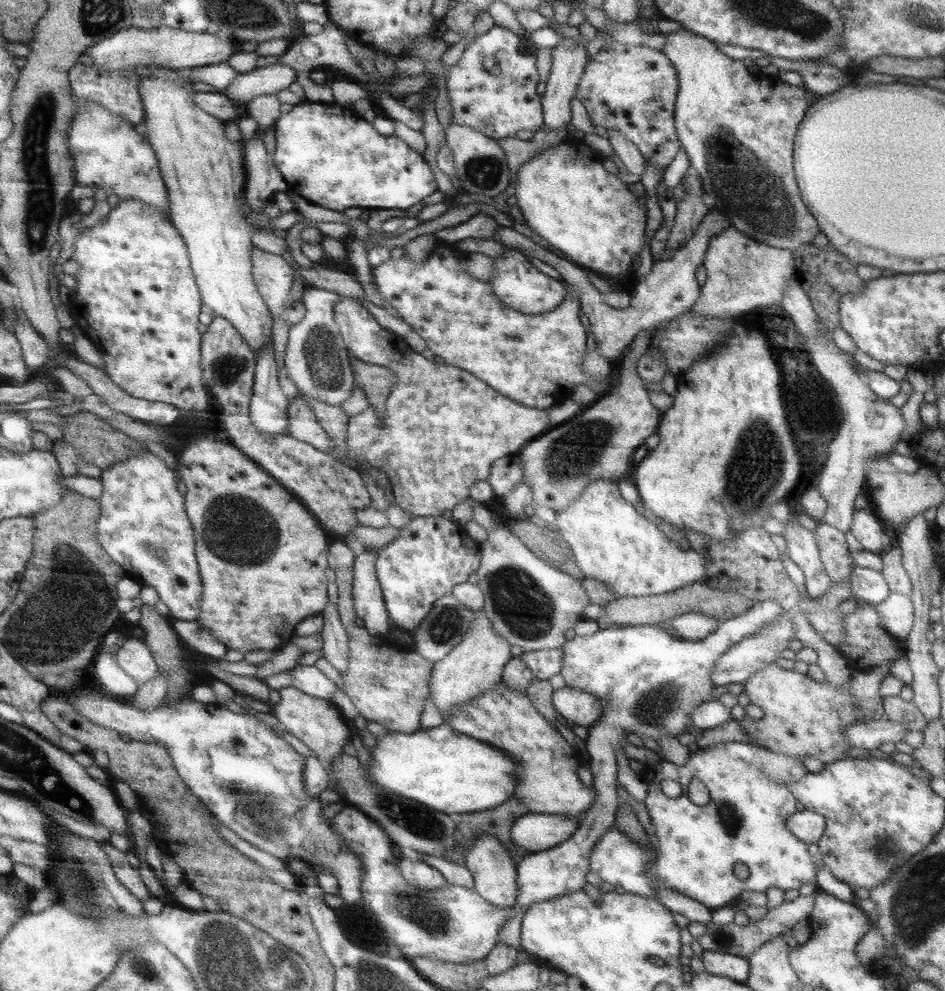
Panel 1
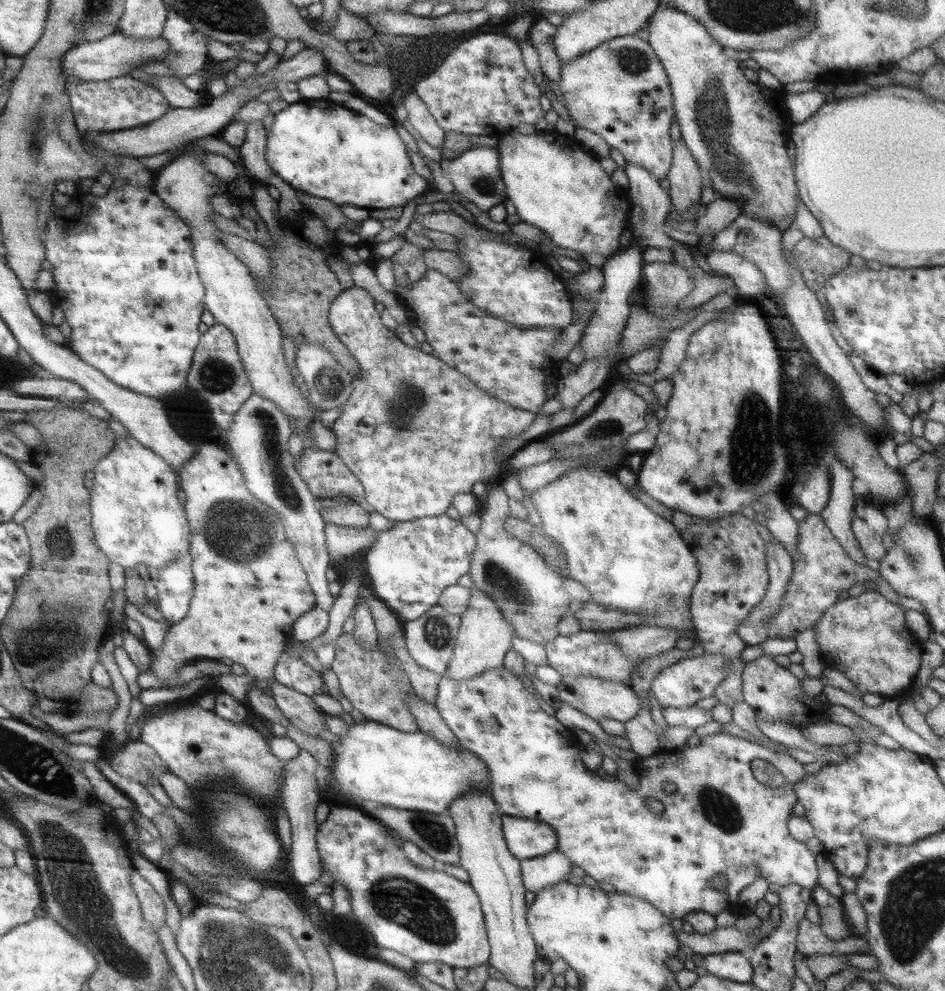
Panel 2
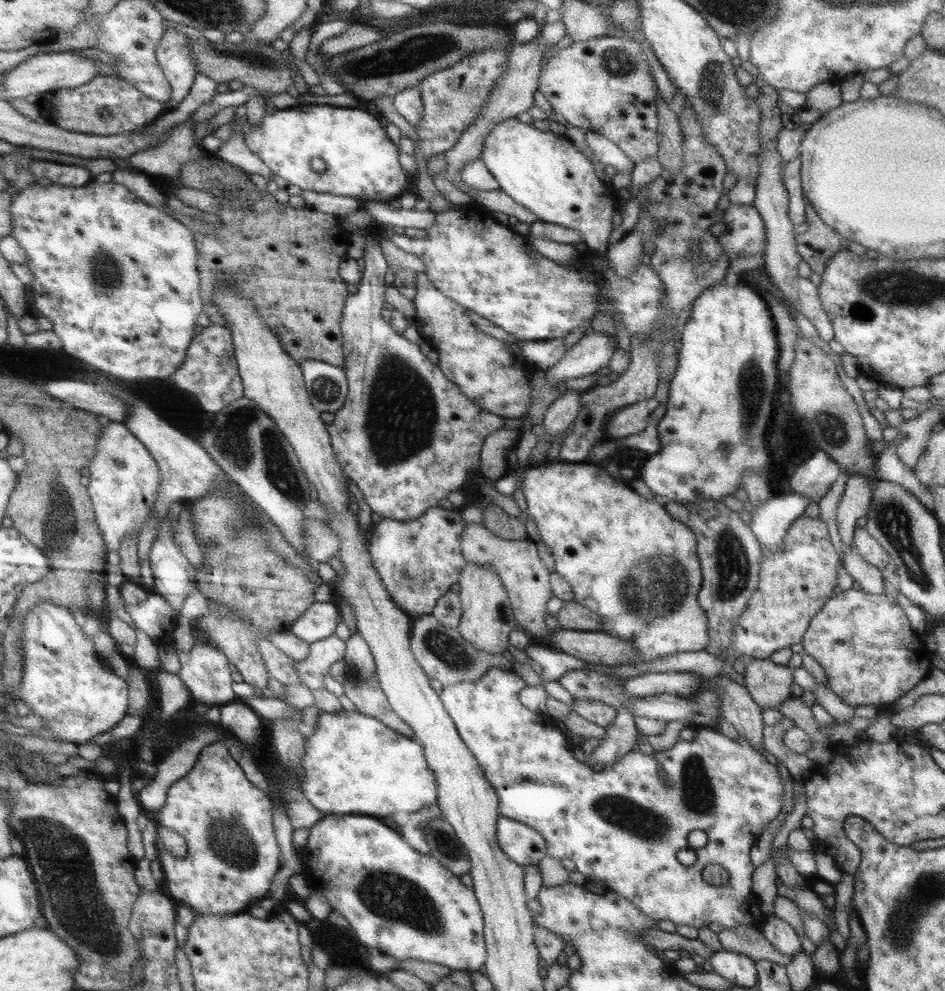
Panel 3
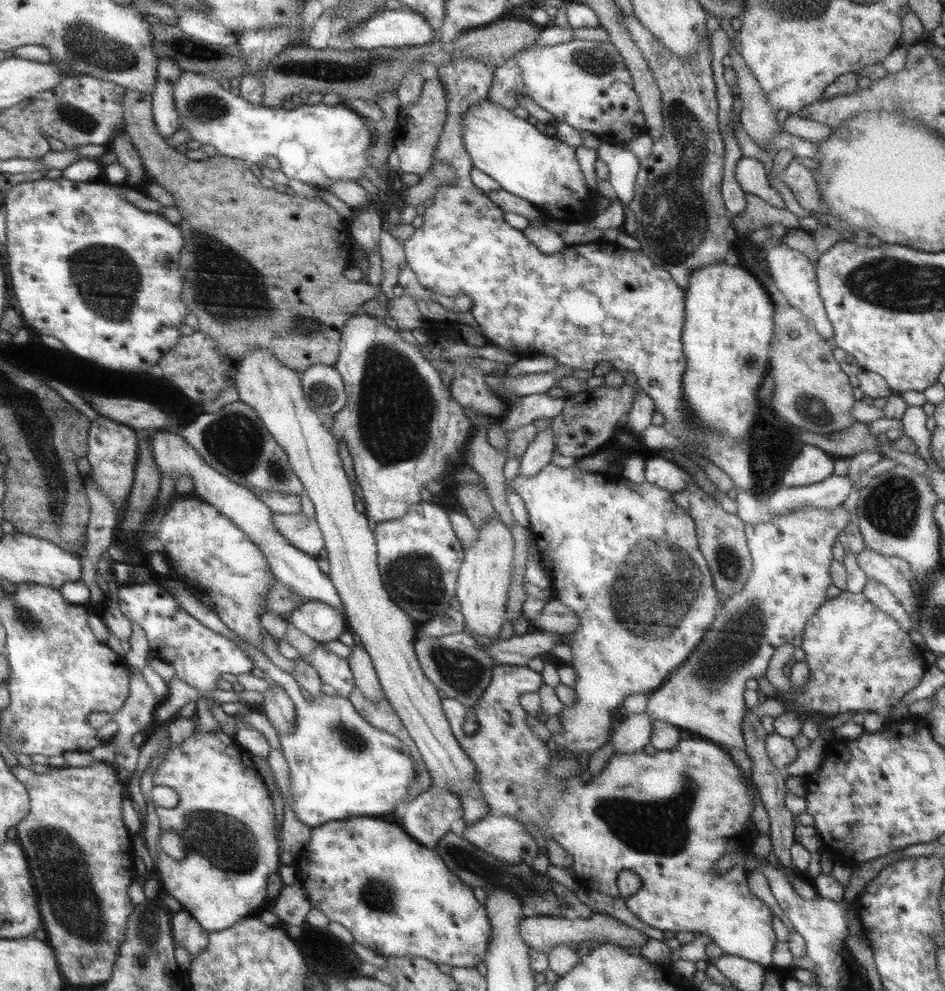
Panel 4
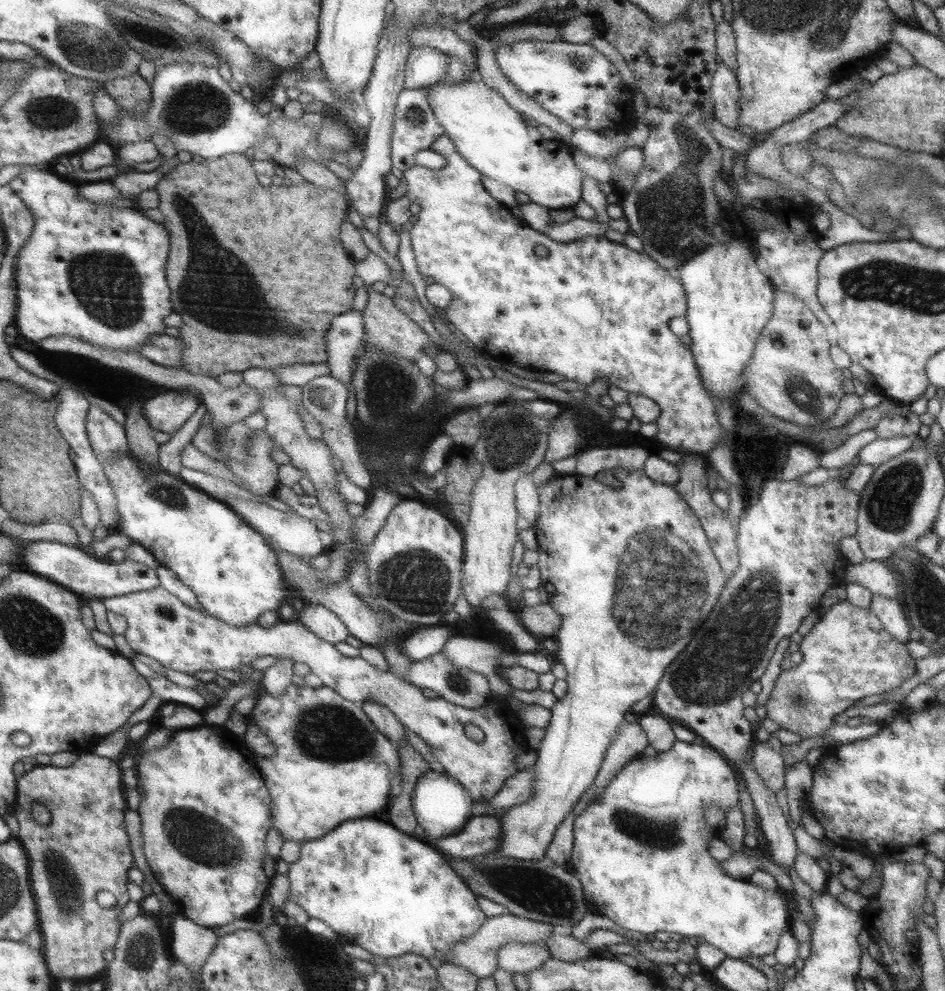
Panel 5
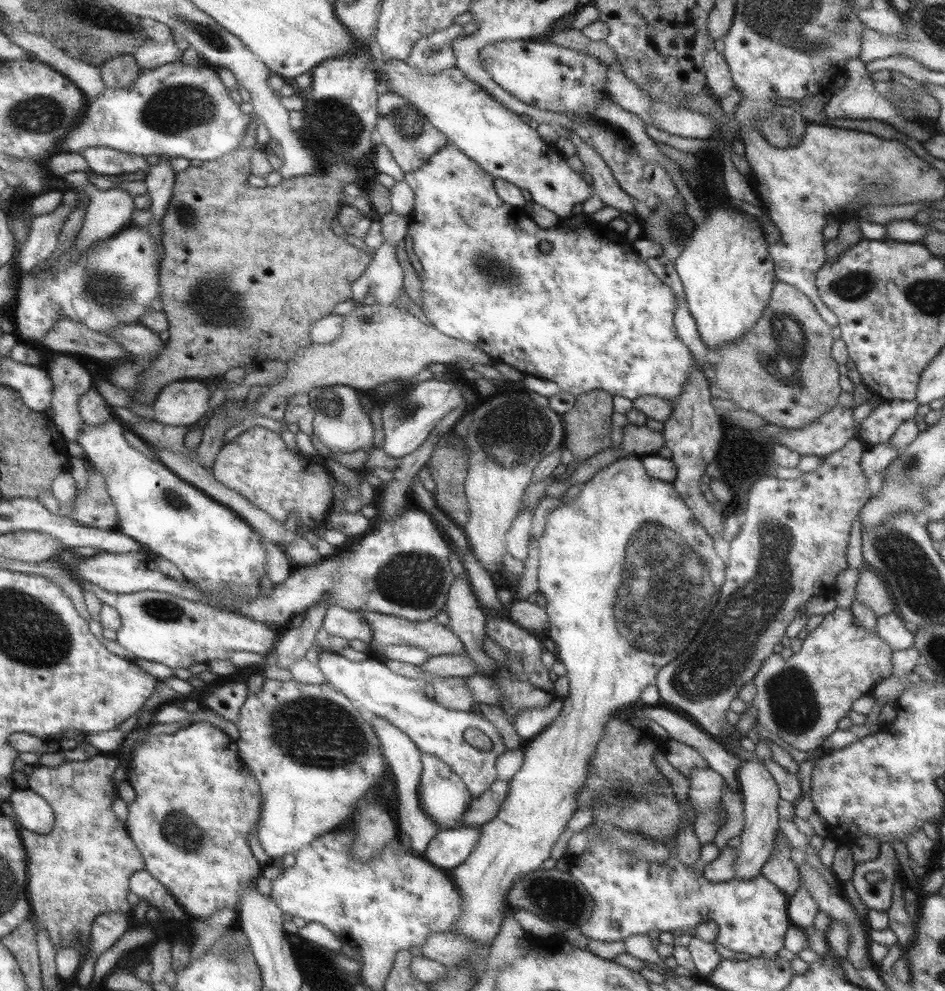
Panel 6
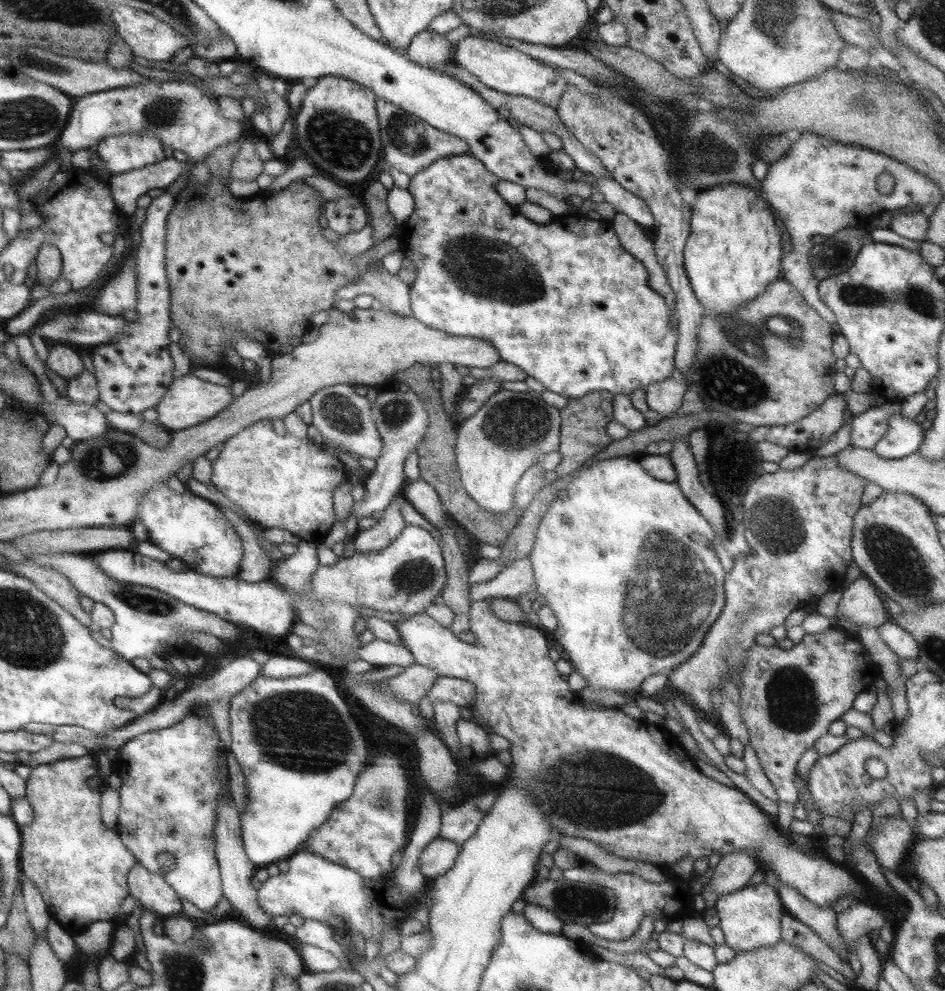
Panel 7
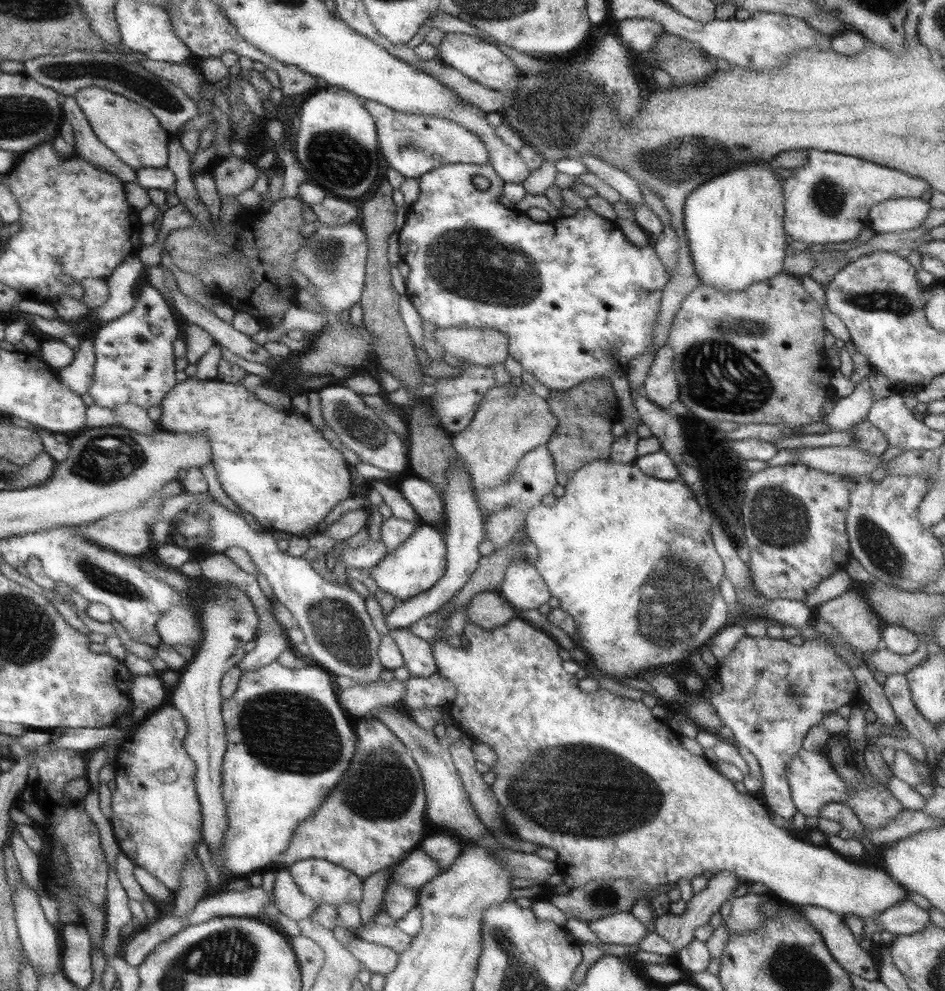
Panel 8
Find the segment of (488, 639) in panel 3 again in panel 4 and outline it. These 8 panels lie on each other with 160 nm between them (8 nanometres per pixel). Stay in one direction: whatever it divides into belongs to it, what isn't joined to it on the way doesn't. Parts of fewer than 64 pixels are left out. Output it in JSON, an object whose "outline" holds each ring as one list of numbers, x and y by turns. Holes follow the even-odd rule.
{"outline":[[487,521,481,529,477,529,479,536,475,544,464,551,464,559,458,568,455,596,460,604,460,613,464,618,464,625,471,634,496,638,506,617,507,591,511,585,512,562,514,557,514,540,509,528,500,521]]}

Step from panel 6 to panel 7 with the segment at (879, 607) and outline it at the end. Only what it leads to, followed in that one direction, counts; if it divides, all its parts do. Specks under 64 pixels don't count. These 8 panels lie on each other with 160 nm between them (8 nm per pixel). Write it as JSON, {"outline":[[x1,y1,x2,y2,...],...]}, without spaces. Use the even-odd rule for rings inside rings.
{"outline":[[858,576,850,583,841,585,841,599,837,614,850,618,858,627,879,626,889,620,888,609,878,589,865,576]]}

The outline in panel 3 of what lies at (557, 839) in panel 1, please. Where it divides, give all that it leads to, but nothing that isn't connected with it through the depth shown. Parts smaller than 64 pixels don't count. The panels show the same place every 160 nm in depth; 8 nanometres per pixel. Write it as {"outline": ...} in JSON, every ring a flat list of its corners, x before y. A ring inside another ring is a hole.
{"outline":[[499,815,497,817,496,841,504,856,524,867,529,864,537,865,546,855,546,840,534,828,508,819,506,816]]}

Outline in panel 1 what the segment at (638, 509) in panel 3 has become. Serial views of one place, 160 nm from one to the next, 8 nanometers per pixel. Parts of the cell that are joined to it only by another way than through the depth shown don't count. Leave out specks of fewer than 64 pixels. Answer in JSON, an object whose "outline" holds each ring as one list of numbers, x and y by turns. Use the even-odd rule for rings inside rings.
{"outline":[[593,481,583,489,579,499,565,508,557,510,552,529,556,531,572,550,574,561,584,578,593,578,602,584,616,598,627,596,647,596,673,592,685,588,687,584,704,578,709,559,690,548,681,550,658,530,657,526,647,522,635,508,621,498,618,486,610,481]]}

